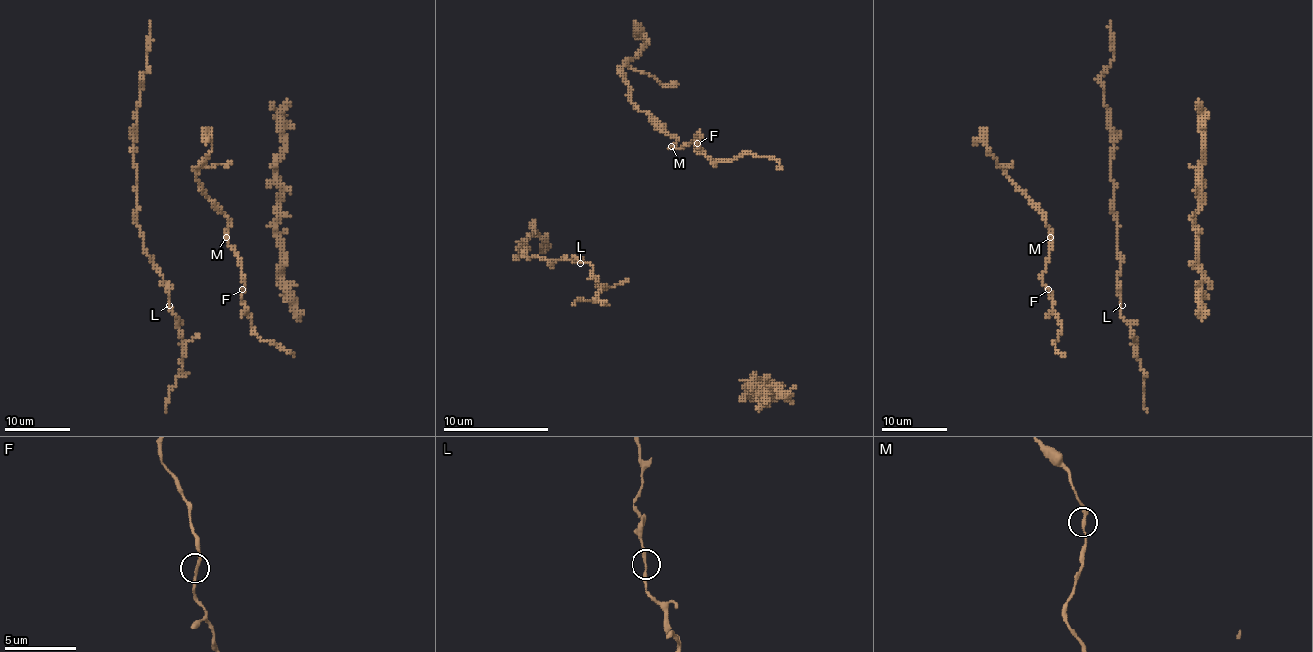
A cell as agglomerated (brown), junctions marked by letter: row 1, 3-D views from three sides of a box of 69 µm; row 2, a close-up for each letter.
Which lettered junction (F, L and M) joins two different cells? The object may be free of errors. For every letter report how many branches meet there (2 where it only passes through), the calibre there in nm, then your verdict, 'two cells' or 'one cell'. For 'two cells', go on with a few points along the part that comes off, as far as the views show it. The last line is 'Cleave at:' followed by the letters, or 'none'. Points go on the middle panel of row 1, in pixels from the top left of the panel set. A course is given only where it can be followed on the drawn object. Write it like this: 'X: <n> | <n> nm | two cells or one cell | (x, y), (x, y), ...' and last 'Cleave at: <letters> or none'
F: 2 | 200 nm | one cell
L: 2 | 220 nm | one cell
M: 2 | 240 nm | one cell
Cleave at: none

